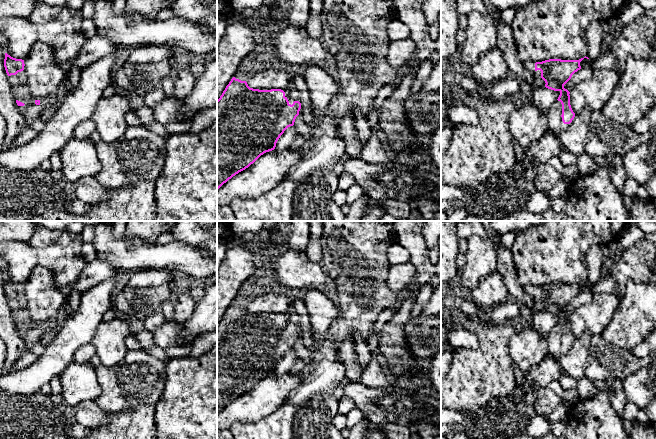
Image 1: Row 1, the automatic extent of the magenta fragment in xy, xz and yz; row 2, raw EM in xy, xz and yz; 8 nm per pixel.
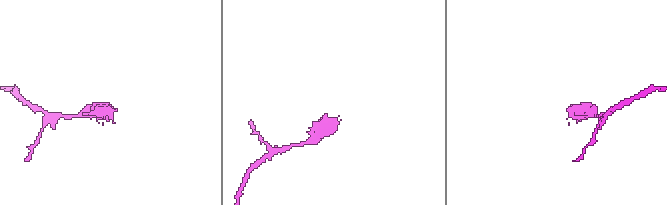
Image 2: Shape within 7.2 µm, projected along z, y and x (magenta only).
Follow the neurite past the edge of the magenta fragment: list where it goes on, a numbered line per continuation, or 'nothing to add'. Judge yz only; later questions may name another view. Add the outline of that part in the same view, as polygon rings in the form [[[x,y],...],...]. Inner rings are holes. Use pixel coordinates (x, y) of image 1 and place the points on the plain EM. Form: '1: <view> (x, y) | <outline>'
1: yz (529, 289) | [[[530,284],[530,285],[524,286],[523,289],[527,294],[529,294],[533,298],[535,302],[541,302],[541,295],[535,294],[535,287],[536,287],[535,285]]]
2: yz (563, 351) | [[[561,343],[559,352],[557,354],[553,354],[553,355],[560,359],[564,355],[566,355],[568,352],[569,352],[569,348],[564,348],[562,343]]]

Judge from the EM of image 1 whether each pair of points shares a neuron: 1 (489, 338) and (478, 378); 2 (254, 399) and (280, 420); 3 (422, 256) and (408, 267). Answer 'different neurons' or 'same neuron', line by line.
1: same neuron
2: different neurons
3: different neurons

